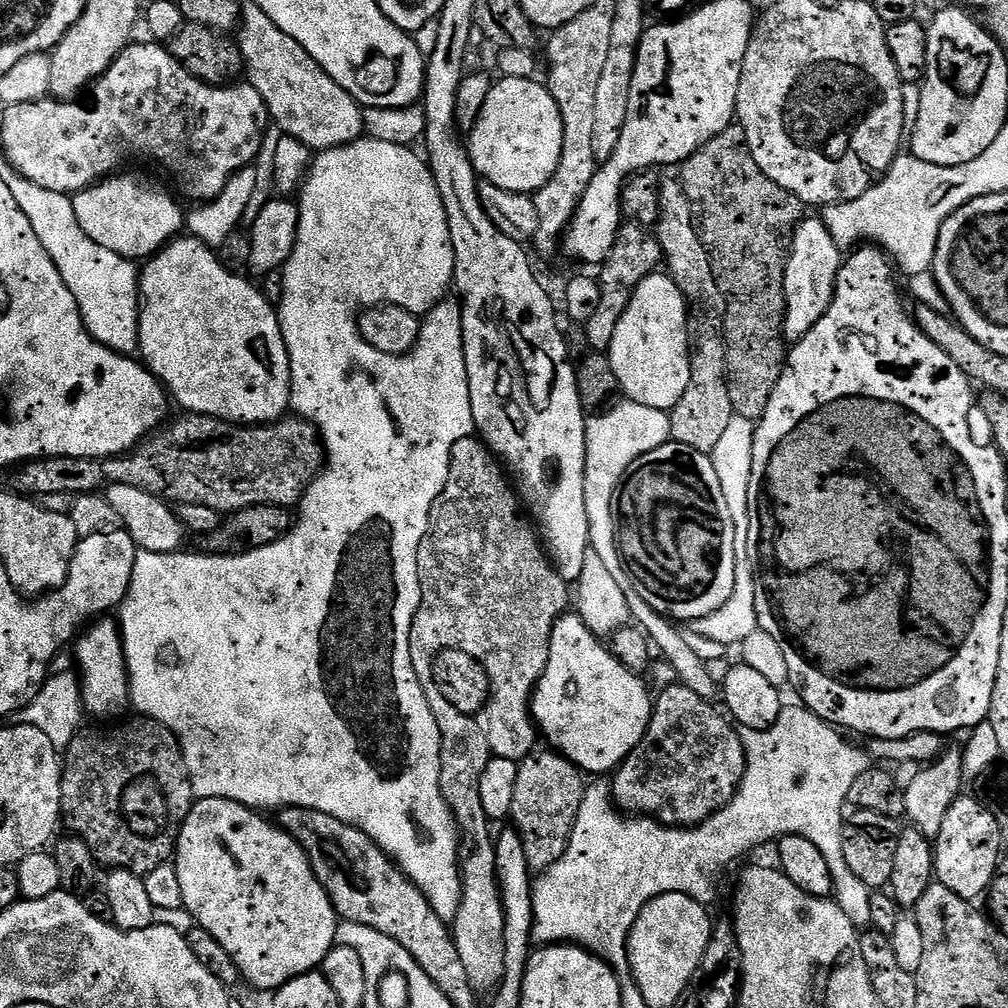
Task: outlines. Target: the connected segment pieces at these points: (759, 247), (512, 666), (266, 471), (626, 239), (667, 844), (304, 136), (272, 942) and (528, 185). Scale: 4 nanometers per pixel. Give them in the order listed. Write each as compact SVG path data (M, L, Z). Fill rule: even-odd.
M739 126L722 130L722 134L710 138L706 146L702 146L689 160L684 161L679 172L678 179L692 203L692 214L708 251L714 278L728 297L724 341L730 406L739 419L758 422L766 414L766 406L770 406L770 394L774 394L774 386L778 386L778 378L782 378L784 373L784 279L788 255L792 252L792 239L796 227L805 219L806 205L797 196L790 194L790 190L782 190L778 182L770 182L770 178L762 174L758 162L754 162L750 154L746 134Z
M470 435L454 442L448 481L442 494L432 503L428 529L422 538L422 546L418 546L422 602L410 626L410 662L414 662L414 672L422 682L426 698L432 696L430 710L434 710L434 718L440 727L442 796L450 806L462 837L460 885L464 893L460 895L460 909L456 919L451 921L450 931L458 958L462 958L462 967L466 969L466 978L470 978L470 986L478 994L495 993L506 970L504 903L500 900L500 885L496 882L494 866L496 846L493 833L488 833L490 821L486 810L482 810L478 786L482 782L482 773L494 757L519 762L537 747L538 729L532 719L532 694L536 683L544 677L546 662L550 658L552 628L570 608L569 581L556 573L537 529L530 523L513 485L510 480L508 485L504 475L505 469L483 440ZM442 650L462 650L486 670L492 683L492 694L477 716L462 714L462 710L454 710L450 702L440 700L442 690L434 681L433 658Z
M184 414L181 417L181 420L173 419L165 423L123 456L106 460L46 456L43 460L27 461L11 473L11 487L19 495L29 498L39 498L46 494L66 494L76 498L83 493L99 493L107 484L121 484L138 486L138 490L146 490L146 494L154 494L173 506L210 506L210 510L218 510L221 514L240 512L243 508L259 504L273 504L279 508L291 509L299 505L313 479L320 475L326 460L324 446L316 427L295 414L281 418L274 424L257 425L232 424L228 420L219 420L213 416Z
M621 223L620 233L614 242L612 259L599 269L601 272L600 276L598 275L600 285L598 306L594 306L594 314L590 314L590 318L582 324L591 351L607 353L609 346L614 342L614 330L618 330L618 322L622 322L622 314L626 314L630 298L634 298L640 283L650 275L650 268L640 260L658 260L658 262L664 260L664 251L657 233L643 224Z
M786 706L780 711L778 722L766 730L740 728L739 733L746 758L740 789L726 807L694 828L670 828L647 816L621 814L614 807L612 789L607 783L589 783L585 787L584 801L578 810L568 849L558 862L535 877L532 886L532 938L537 945L574 944L606 961L617 978L626 978L632 973L628 962L628 936L639 912L648 902L659 895L681 892L700 904L711 905L716 896L716 879L723 874L727 864L734 863L739 856L754 851L767 840L779 841L781 836L810 838L810 842L822 850L826 866L830 866L836 904L850 917L868 917L873 889L868 888L862 878L857 878L850 866L846 866L846 854L842 850L844 808L848 804L850 786L854 786L858 774L862 774L866 767L863 750L844 744L840 737L843 735L833 725L803 706Z
M254 2L241 7L238 43L244 59L246 80L262 94L271 123L285 136L292 136L311 150L341 148L361 139L364 113L346 89L338 86L290 34L278 30Z
M226 798L197 799L193 803L190 814L180 831L180 837L176 843L176 851L174 853L174 865L178 874L179 885L182 886L184 909L196 919L199 927L206 929L210 934L214 934L214 938L218 938L218 942L222 945L222 950L226 950L226 954L230 954L230 958L234 958L241 977L245 981L249 980L256 988L275 990L302 974L317 971L323 965L326 954L336 944L338 917L330 898L326 894L326 890L318 882L318 878L314 874L314 870L310 866L308 856L302 850L302 846L298 846L298 842L290 833L283 832L273 821L271 824L264 816L267 815L261 814L255 808L248 808L245 804L239 804Z
M500 78L493 83L482 114L466 140L468 157L481 181L507 192L535 194L558 170L562 158L562 114L558 102L536 78Z

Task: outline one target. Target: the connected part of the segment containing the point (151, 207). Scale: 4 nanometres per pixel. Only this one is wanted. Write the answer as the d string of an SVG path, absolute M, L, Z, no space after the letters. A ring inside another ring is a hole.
M113 174L91 188L75 193L72 196L74 214L78 214L82 230L86 230L98 246L106 246L106 250L114 250L114 254L127 260L144 262L181 235L186 212L176 205L177 197L171 191L163 192L136 176L124 175Z

